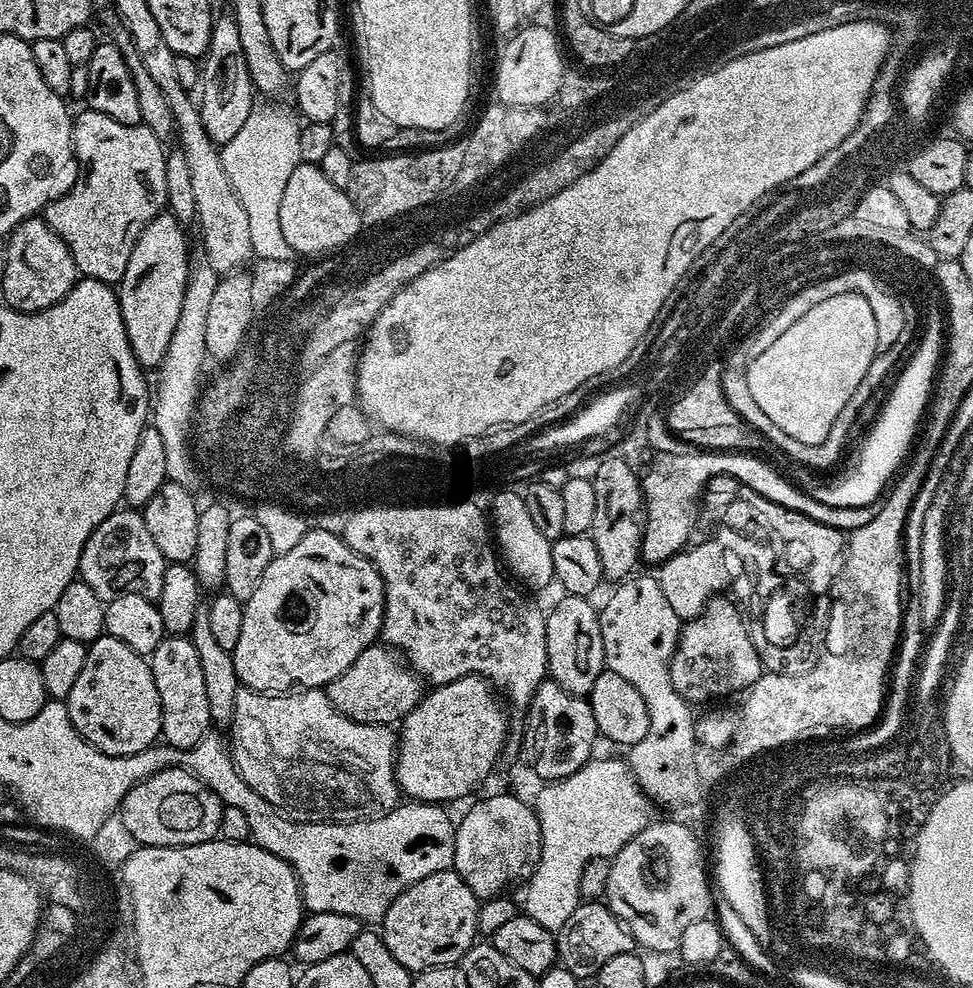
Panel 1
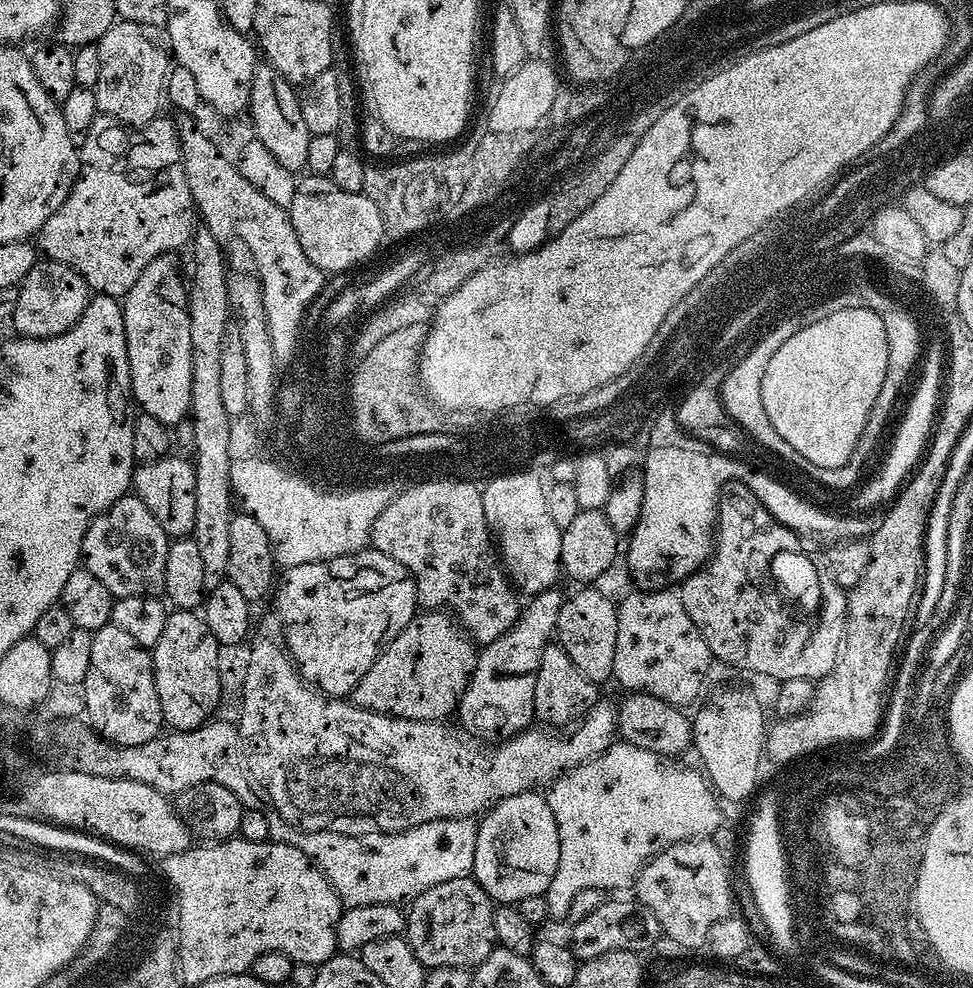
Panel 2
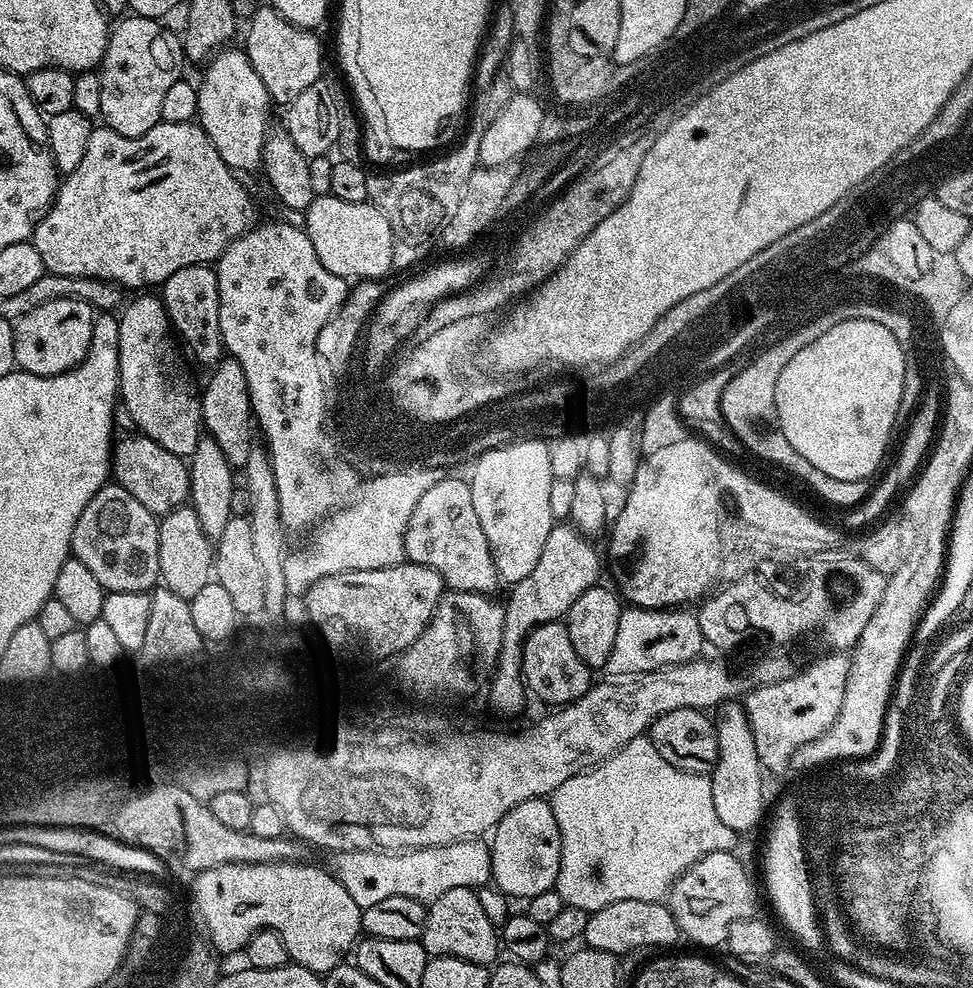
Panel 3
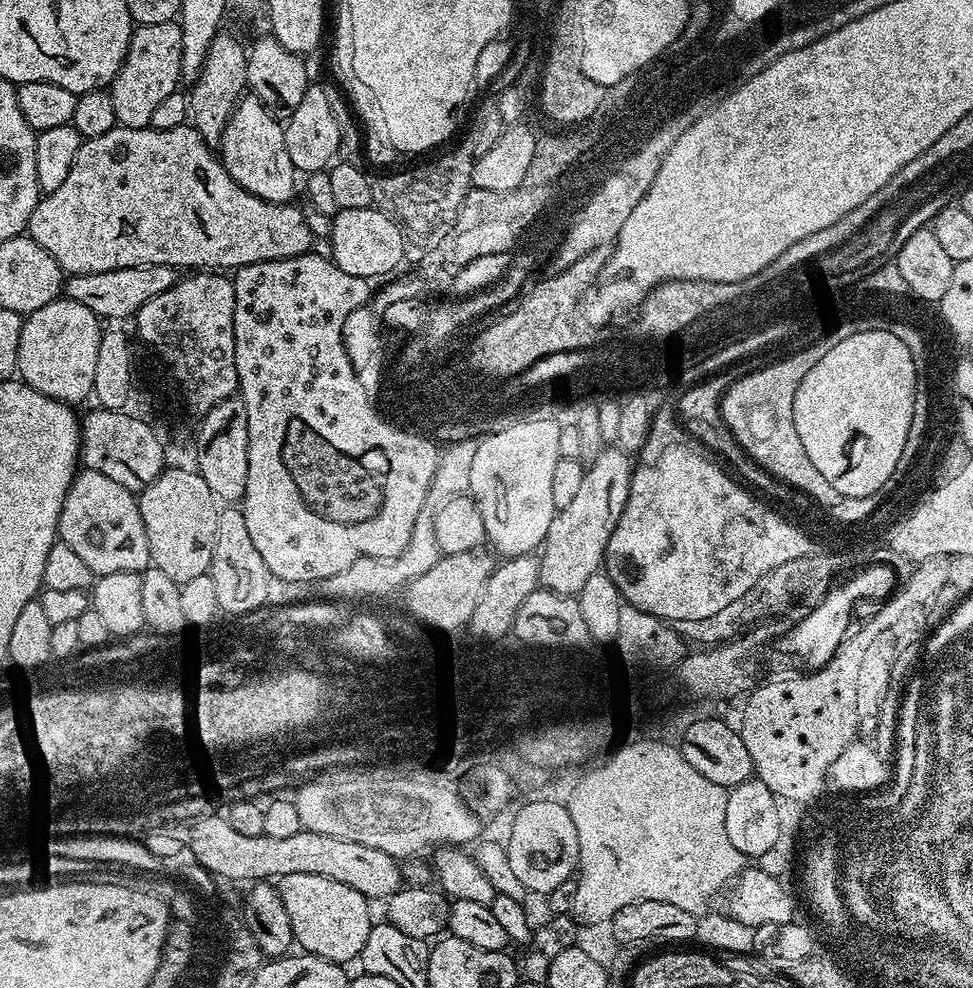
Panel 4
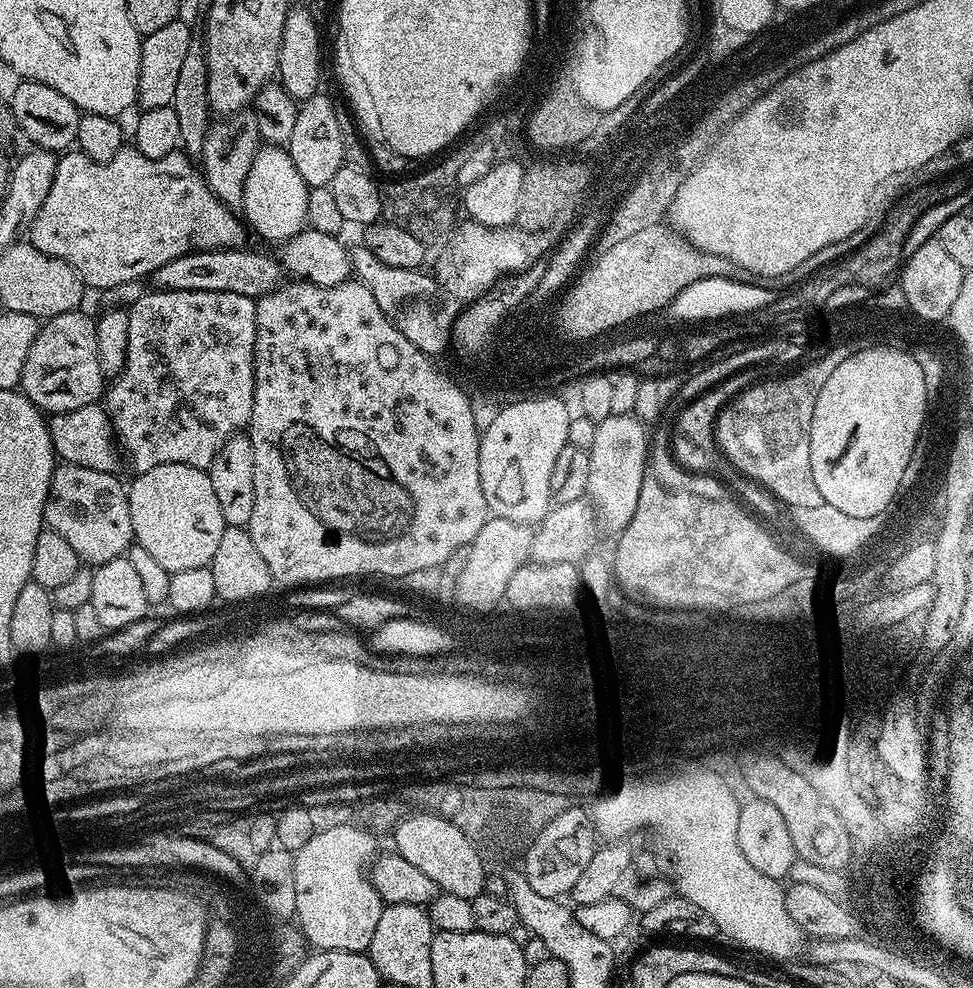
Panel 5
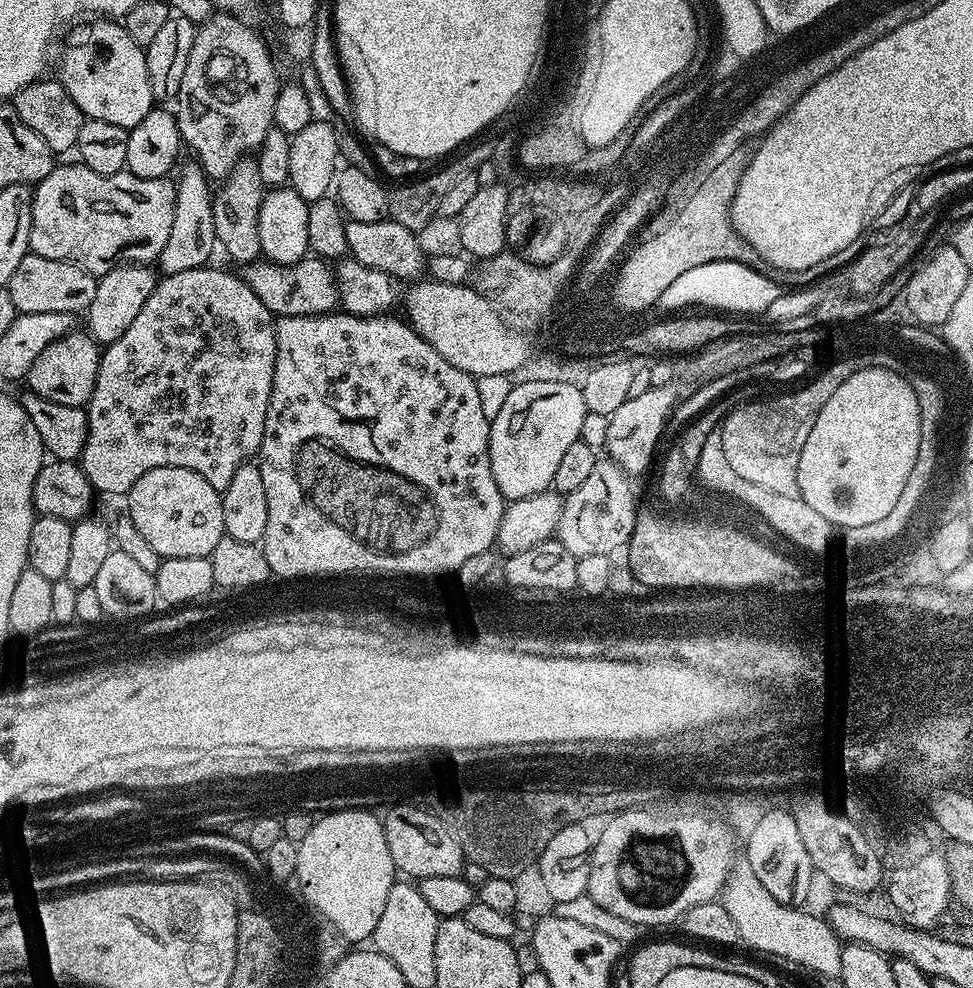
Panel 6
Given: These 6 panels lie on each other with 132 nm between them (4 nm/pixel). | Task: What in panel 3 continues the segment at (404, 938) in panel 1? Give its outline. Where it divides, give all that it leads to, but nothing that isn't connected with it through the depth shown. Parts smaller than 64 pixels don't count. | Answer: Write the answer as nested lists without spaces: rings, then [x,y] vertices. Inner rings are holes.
[[[473,889],[446,890],[446,894],[431,901],[427,909],[426,930],[419,941],[429,957],[457,956],[475,964],[488,966],[497,959],[495,956],[502,952],[497,925],[492,924],[490,918],[486,918],[486,913],[482,911],[482,902],[478,902]]]

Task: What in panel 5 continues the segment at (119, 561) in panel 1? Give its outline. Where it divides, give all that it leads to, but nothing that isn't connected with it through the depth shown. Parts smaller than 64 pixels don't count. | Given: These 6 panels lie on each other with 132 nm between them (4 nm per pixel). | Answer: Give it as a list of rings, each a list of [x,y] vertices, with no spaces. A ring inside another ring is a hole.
[[[66,463],[57,466],[52,475],[48,500],[44,503],[45,525],[62,534],[85,565],[105,564],[133,547],[128,488],[118,477],[110,472]]]

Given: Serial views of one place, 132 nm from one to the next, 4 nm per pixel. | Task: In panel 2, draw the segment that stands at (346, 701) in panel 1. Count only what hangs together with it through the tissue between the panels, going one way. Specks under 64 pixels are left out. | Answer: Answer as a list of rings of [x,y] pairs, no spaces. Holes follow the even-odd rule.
[[[420,610],[391,642],[380,651],[380,656],[362,674],[358,686],[350,696],[359,708],[377,712],[383,716],[397,716],[407,720],[434,720],[448,718],[457,711],[462,694],[472,680],[476,669],[477,645],[459,623],[444,610]]]

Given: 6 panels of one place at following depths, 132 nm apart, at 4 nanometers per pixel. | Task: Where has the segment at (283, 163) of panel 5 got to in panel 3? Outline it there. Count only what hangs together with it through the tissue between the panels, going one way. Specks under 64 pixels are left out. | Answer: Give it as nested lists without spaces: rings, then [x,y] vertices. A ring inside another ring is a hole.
[[[225,47],[203,65],[204,77],[198,80],[196,89],[198,94],[196,115],[200,127],[204,129],[210,142],[214,142],[214,150],[218,150],[218,154],[228,163],[229,168],[244,173],[250,171],[251,168],[261,167],[264,143],[267,142],[270,133],[270,125],[268,126],[270,97],[266,86],[262,86],[262,78],[258,78],[258,70],[254,70],[248,53],[239,47],[236,47],[237,49],[232,47]]]

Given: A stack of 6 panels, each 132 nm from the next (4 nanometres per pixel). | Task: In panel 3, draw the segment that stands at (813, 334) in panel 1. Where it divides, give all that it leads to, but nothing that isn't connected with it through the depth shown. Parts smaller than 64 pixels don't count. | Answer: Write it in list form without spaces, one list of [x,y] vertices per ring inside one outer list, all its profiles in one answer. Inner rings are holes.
[[[842,321],[838,322],[836,326],[831,326],[830,330],[826,330],[814,342],[810,342],[810,346],[802,346],[802,350],[798,350],[798,354],[794,354],[794,358],[790,358],[790,362],[786,362],[786,365],[787,371],[783,375],[779,375],[780,392],[776,392],[776,397],[780,402],[780,421],[784,424],[784,432],[788,432],[788,440],[792,440],[792,444],[796,444],[796,448],[800,448],[800,452],[804,452],[804,456],[808,456],[808,460],[812,460],[812,464],[820,465],[822,474],[830,474],[830,478],[838,478],[842,482],[872,478],[876,472],[876,467],[884,460],[888,439],[894,436],[895,416],[898,414],[902,402],[904,376],[910,367],[898,339],[894,338],[894,334],[884,325],[876,321]]]

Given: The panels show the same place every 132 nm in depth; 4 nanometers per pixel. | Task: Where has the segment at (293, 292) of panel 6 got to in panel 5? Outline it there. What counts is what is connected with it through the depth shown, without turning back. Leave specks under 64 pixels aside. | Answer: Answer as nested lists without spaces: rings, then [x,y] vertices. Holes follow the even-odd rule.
[[[248,246],[239,248],[201,248],[182,254],[166,266],[158,266],[150,277],[153,289],[166,290],[218,290],[226,294],[242,294],[259,298],[280,287],[286,273],[275,255],[251,252]]]

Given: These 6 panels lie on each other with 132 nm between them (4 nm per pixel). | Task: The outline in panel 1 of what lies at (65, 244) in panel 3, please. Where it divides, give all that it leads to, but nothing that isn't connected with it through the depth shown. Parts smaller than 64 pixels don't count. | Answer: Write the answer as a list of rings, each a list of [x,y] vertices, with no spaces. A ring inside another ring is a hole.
[[[84,110],[81,116],[75,117],[72,125],[72,151],[80,163],[80,179],[66,195],[44,209],[42,218],[55,230],[58,238],[66,242],[70,254],[74,254],[76,271],[81,277],[119,285],[126,274],[126,266],[130,266],[130,254],[138,238],[165,211],[168,202],[165,141],[158,139],[145,124],[114,122],[114,118],[106,118],[106,114]]]

